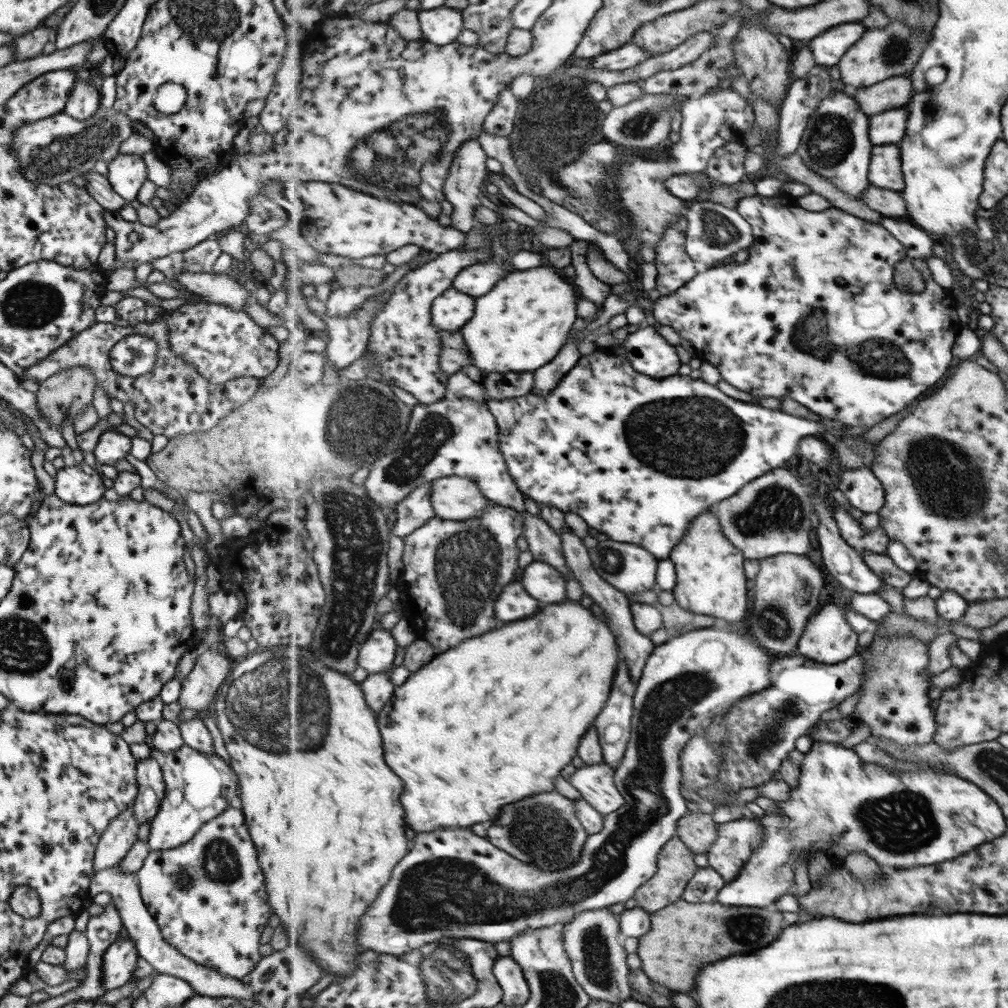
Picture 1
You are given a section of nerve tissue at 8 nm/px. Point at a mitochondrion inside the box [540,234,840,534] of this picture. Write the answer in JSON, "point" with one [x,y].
{"point":[696,436]}

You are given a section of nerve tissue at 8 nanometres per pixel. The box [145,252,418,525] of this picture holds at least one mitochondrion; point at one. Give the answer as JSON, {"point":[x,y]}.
{"point":[360,419]}

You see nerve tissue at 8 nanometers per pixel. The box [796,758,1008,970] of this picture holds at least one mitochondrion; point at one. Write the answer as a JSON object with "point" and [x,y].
{"point":[900,823]}

